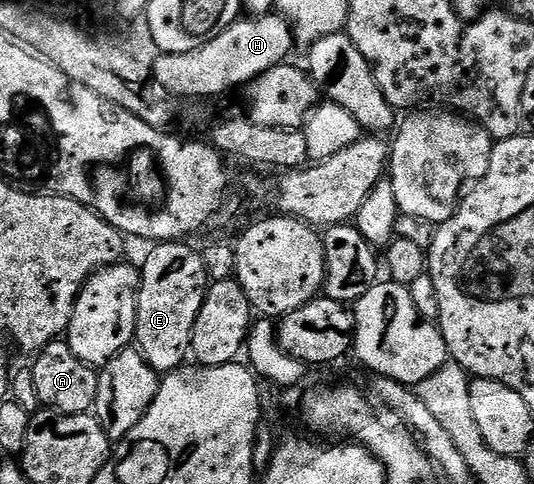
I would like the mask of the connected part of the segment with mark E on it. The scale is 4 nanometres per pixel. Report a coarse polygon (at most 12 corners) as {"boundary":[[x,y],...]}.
{"boundary":[[152,245],[135,342],[161,376],[188,361],[209,285],[202,253]]}

